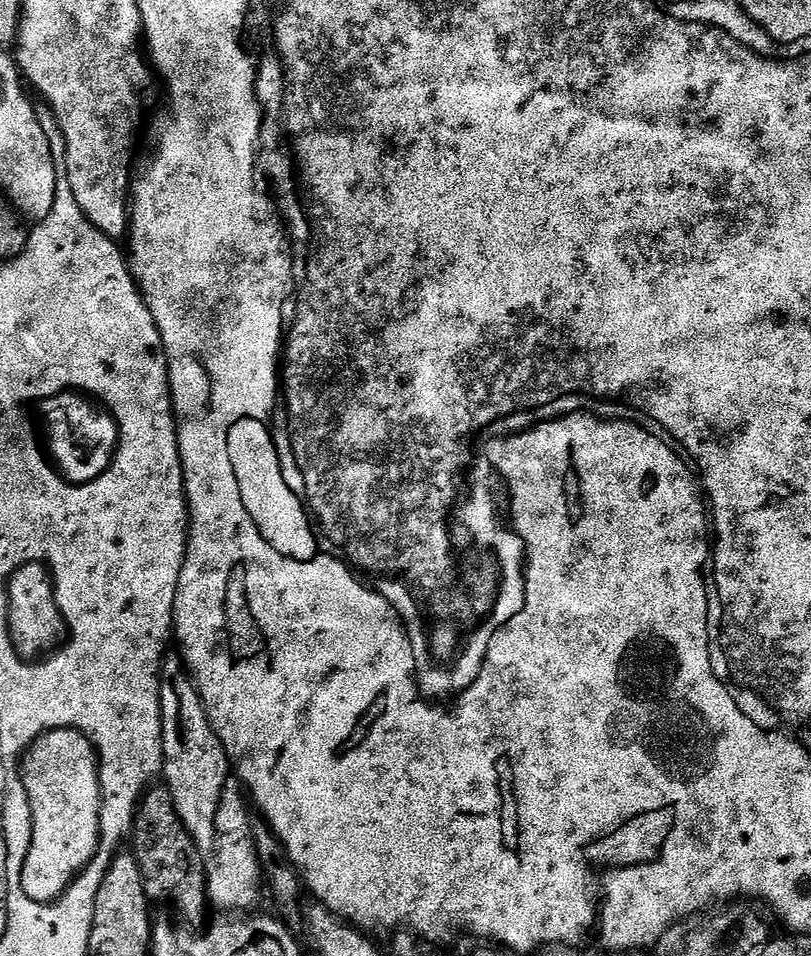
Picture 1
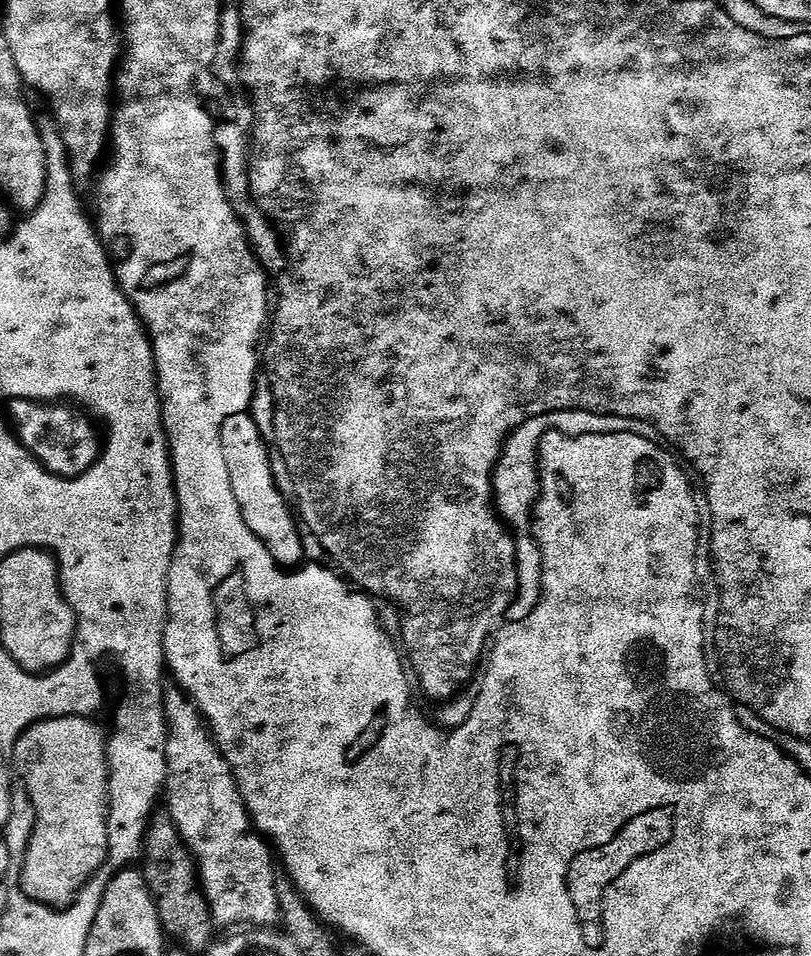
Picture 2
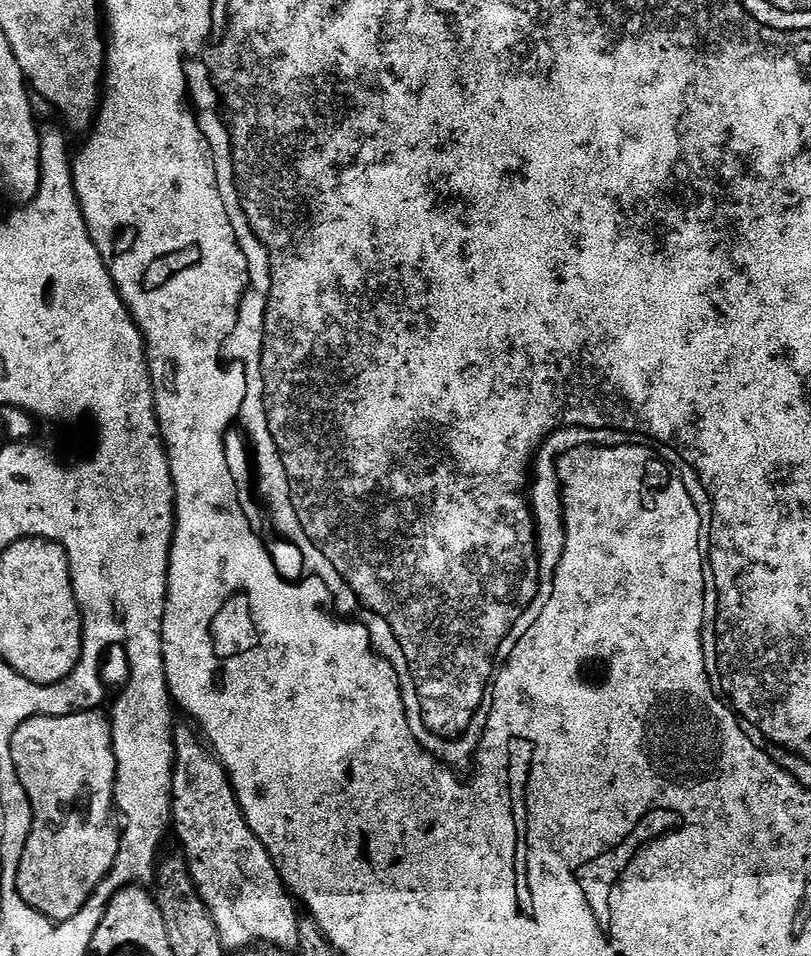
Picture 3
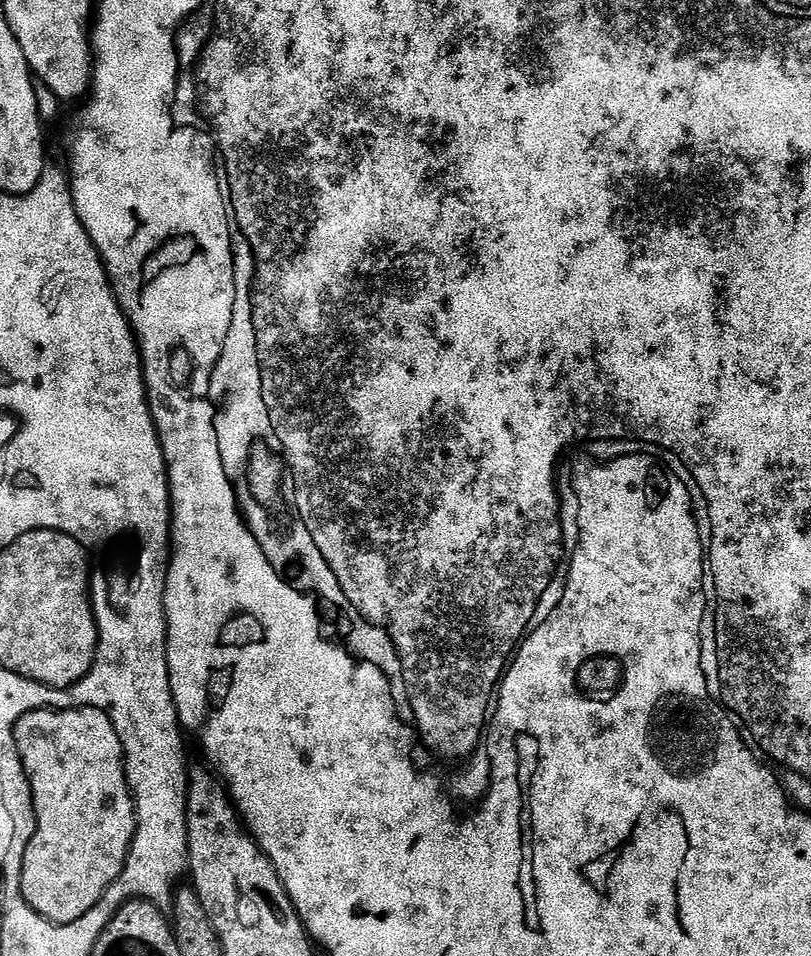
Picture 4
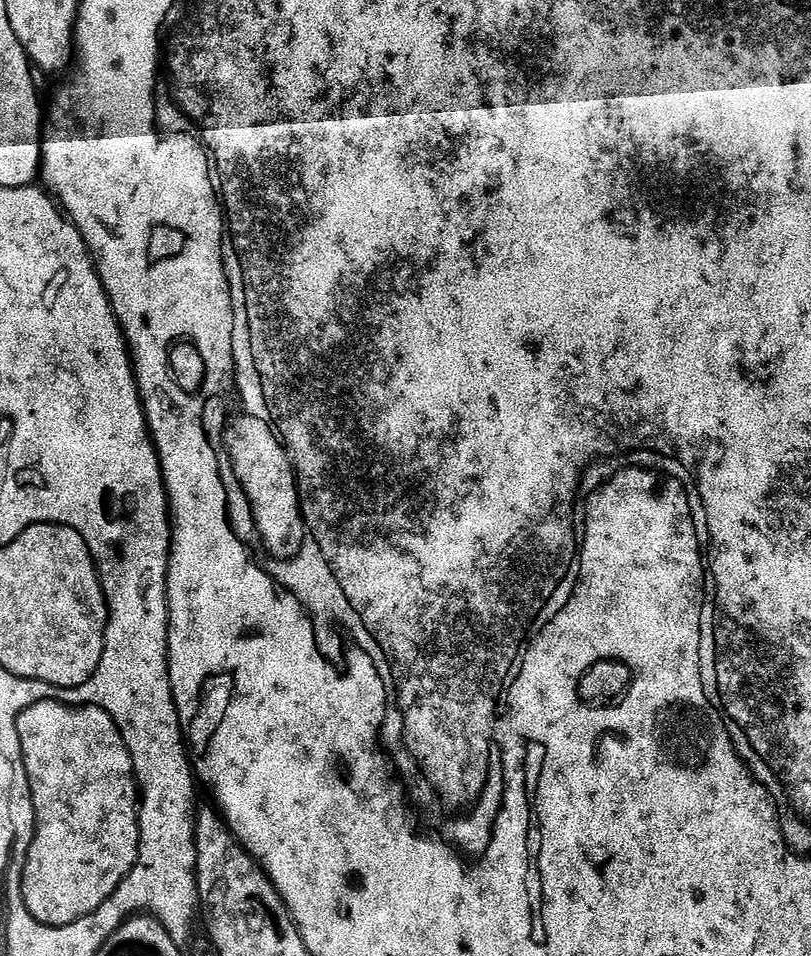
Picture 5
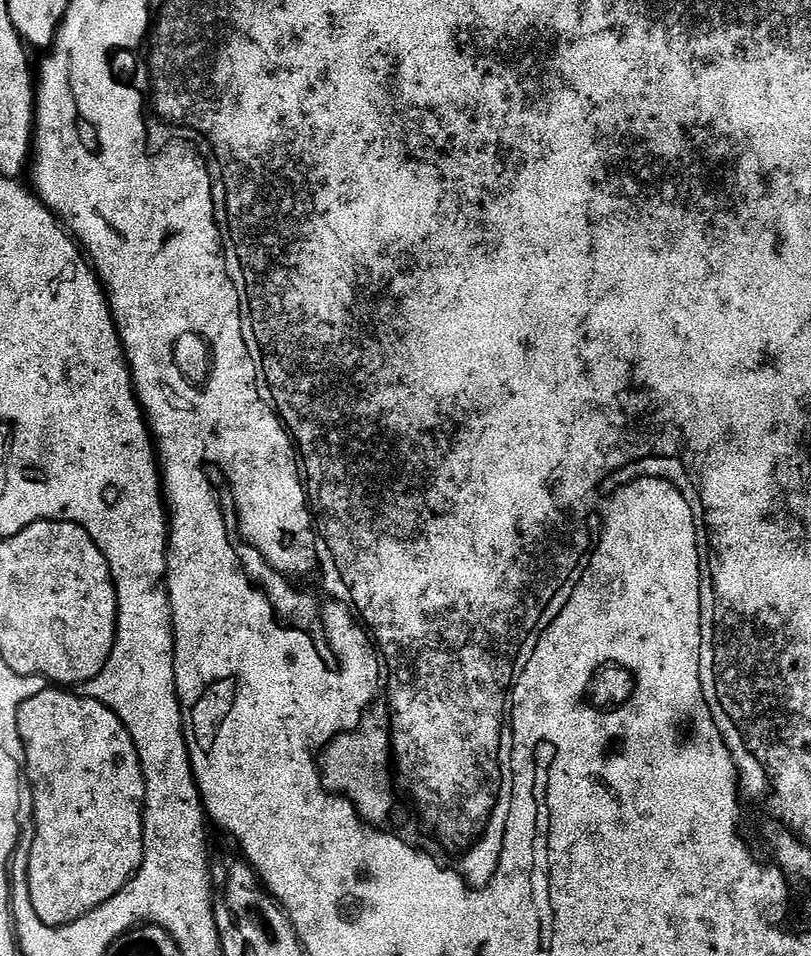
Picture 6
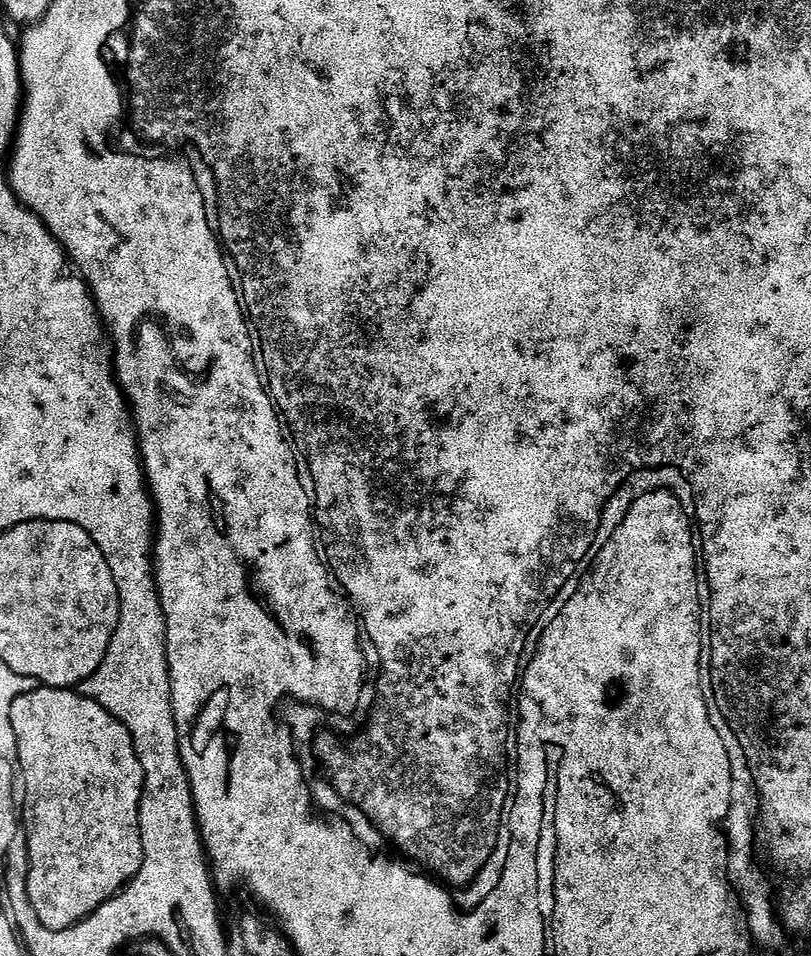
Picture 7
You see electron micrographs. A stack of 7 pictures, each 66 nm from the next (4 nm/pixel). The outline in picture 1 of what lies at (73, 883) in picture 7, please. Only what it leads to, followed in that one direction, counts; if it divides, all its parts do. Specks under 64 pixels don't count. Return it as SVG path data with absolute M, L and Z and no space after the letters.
M53 728L51 732L43 732L34 743L28 745L22 759L24 759L22 792L28 796L30 810L33 812L33 840L30 842L29 853L26 854L22 866L22 890L34 902L51 904L64 895L66 889L72 885L72 881L80 875L80 871L96 856L96 848L100 844L100 762L96 755L96 745L90 743L88 737L76 728Z

